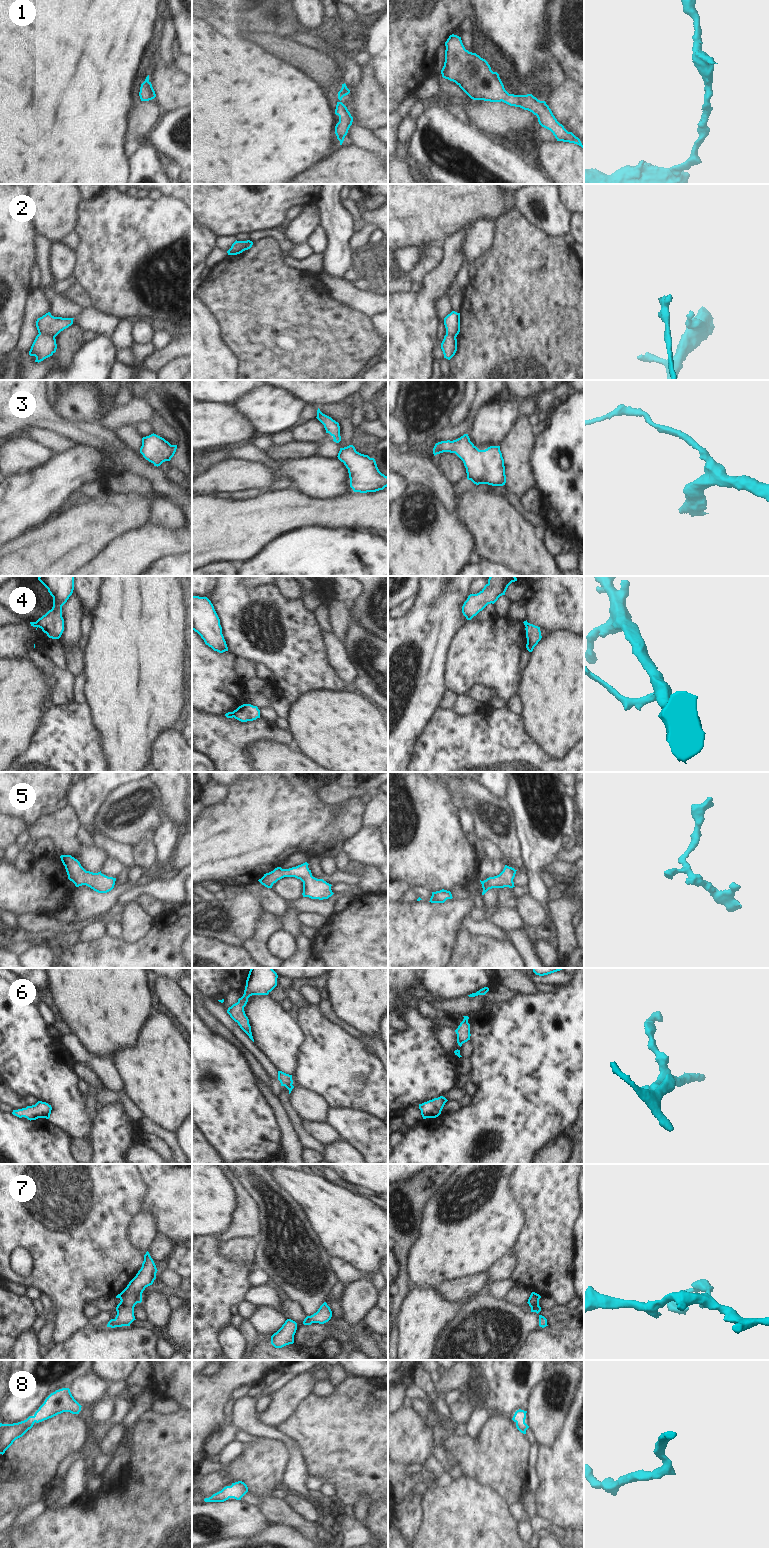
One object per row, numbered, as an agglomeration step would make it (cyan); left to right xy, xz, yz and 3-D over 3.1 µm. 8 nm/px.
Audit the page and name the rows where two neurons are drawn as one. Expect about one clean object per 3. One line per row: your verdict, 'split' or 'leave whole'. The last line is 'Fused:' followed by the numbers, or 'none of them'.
1: leave whole
2: split
3: leave whole
4: split
5: leave whole
6: leave whole
7: leave whole
8: leave whole
Fused: 2, 4

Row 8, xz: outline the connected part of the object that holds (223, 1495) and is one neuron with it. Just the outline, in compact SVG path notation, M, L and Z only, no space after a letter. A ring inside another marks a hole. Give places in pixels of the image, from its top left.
M238 1481L232 1483L231 1486L224 1487L221 1491L213 1494L209 1498L205 1498L205 1502L224 1502L229 1498L234 1498L236 1500L241 1500L241 1498L248 1492L247 1485L242 1482Z

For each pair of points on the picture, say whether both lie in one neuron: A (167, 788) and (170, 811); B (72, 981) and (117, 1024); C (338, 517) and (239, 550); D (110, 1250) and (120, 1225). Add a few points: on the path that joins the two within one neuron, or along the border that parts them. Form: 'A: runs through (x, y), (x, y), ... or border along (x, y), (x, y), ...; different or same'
A: runs through (170, 794), (170, 805); same
B: runs through (84, 987), (108, 1012); same
C: runs through (313, 515), (274, 515), (264, 525); same
D: runs through (110, 1244), (110, 1235), (114, 1231); same

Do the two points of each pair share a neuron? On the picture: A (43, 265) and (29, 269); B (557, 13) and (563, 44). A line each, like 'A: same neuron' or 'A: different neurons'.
A: different neurons
B: same neuron

